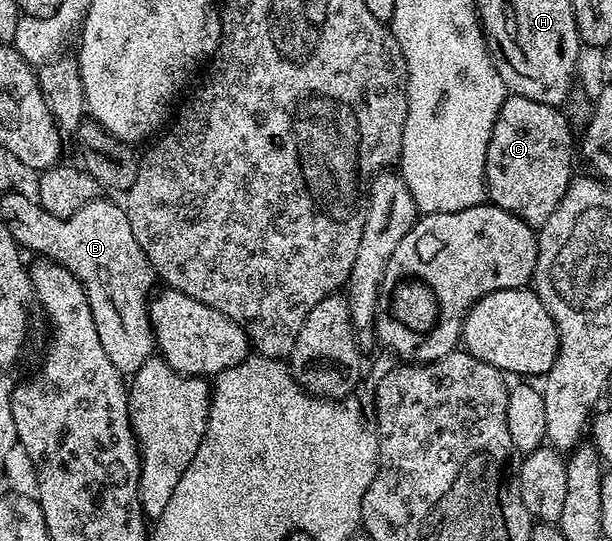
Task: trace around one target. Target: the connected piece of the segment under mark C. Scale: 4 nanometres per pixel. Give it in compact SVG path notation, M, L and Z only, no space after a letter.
M509 94L494 121L490 145L486 145L484 189L487 198L495 207L506 209L506 213L514 213L514 217L526 221L533 229L538 229L544 224L545 219L550 217L550 213L558 209L558 201L562 201L566 189L574 178L572 172L574 139L572 143L572 127L564 113L563 110L550 105L530 101L521 95Z

